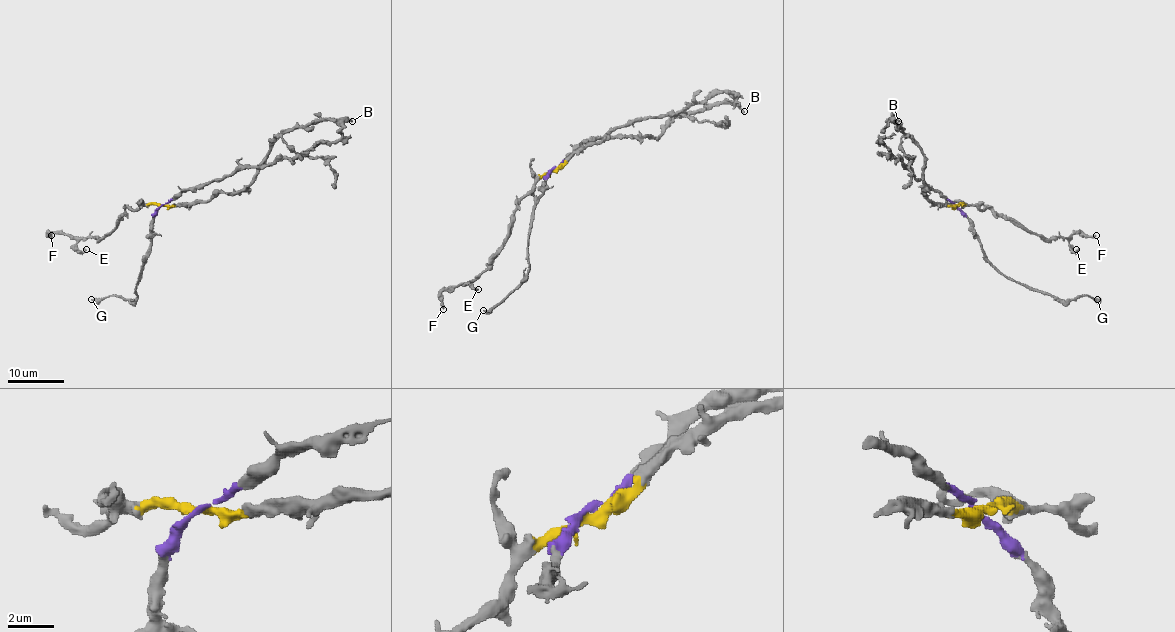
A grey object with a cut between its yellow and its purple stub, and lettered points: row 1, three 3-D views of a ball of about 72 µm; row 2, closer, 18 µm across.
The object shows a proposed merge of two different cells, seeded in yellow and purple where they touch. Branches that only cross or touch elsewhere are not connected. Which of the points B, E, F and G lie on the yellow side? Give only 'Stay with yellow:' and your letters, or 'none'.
Stay with yellow: B, E, F

